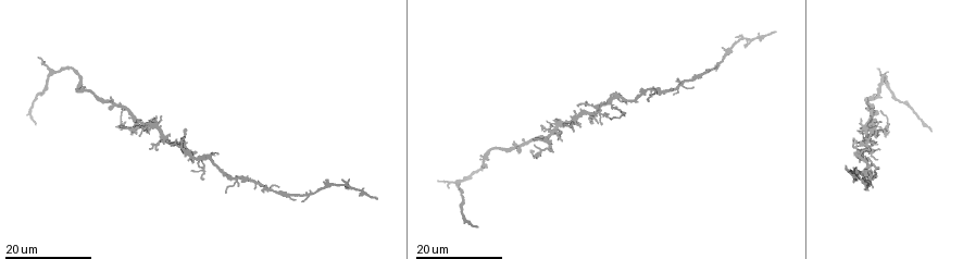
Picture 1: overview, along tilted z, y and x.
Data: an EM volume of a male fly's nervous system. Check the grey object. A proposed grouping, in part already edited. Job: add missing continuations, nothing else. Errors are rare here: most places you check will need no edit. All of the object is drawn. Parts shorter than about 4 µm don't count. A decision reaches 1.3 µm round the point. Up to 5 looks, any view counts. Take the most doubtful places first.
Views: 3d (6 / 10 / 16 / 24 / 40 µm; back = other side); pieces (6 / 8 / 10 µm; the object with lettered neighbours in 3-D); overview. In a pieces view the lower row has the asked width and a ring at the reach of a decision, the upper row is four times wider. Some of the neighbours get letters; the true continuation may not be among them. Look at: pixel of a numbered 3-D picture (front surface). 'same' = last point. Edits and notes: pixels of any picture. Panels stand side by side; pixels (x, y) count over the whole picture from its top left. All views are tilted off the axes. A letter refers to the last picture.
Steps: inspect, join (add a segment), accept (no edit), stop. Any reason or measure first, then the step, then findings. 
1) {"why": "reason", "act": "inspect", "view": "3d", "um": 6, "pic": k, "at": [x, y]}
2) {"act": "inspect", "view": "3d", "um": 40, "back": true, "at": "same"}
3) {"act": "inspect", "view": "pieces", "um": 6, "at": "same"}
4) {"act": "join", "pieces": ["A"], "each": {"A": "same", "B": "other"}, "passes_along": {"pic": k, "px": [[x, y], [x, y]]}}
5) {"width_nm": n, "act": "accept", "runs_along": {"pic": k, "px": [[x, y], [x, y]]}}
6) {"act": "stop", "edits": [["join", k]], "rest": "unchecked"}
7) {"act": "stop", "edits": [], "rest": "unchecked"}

{"why": "long arm stops here", "act": "inspect", "view": "3d", "um": 16, "pic": 1, "at": [930, 128]}

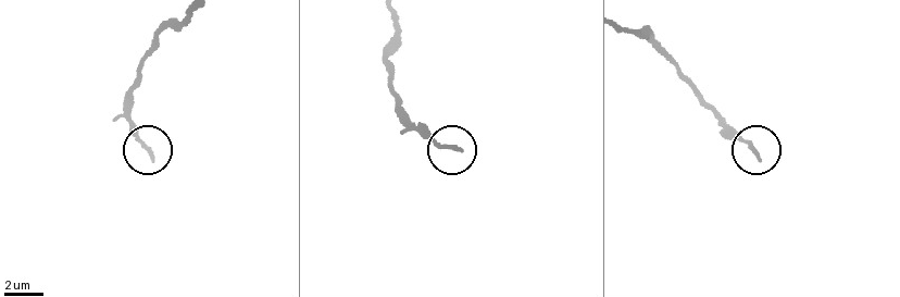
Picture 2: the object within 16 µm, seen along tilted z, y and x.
{"why": "see the neighbours", "act": "inspect", "view": "pieces", "um": 6, "pic": 2, "at": [461, 149]}

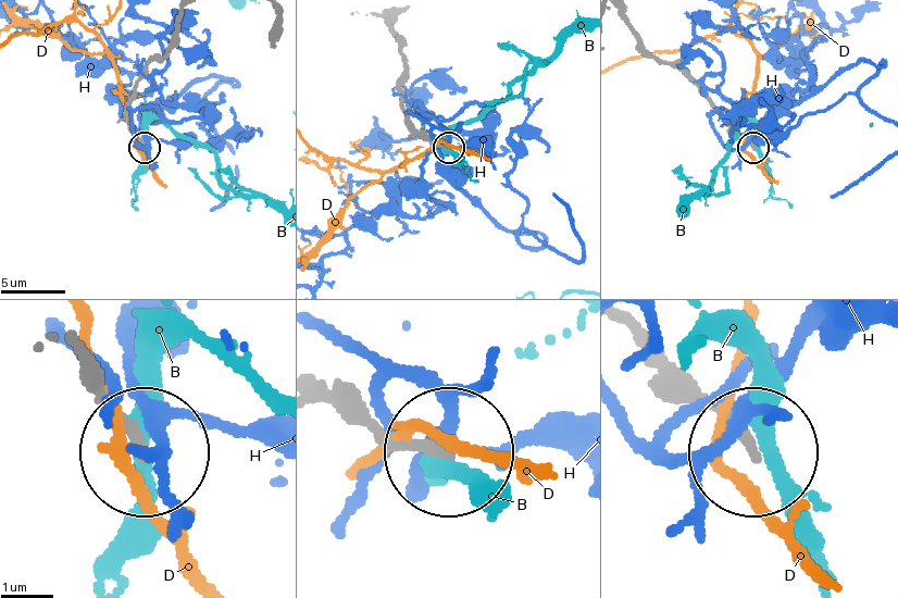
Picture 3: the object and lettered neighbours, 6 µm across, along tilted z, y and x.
{"act": "accept", "each": {"B": "other", "D": "other", "H": "other"}, "runs_along": {"pic": 3, "px": [[663, 366], [752, 447]]}, "found": "none of them fits"}

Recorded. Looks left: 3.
{"why": "long arm stops here", "act": "inspect", "view": "3d", "um": 16, "pic": 1, "at": [853, 183]}

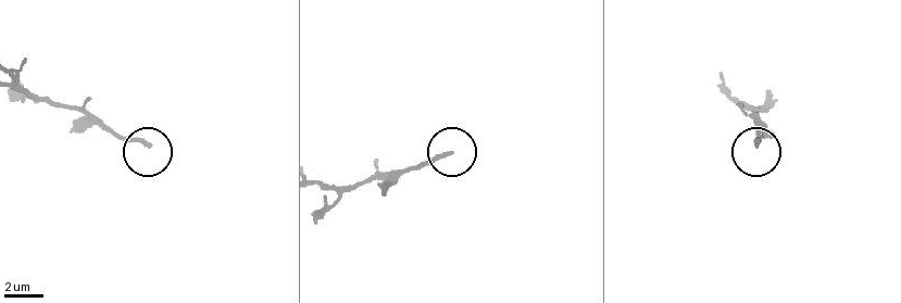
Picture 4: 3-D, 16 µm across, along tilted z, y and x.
{"why": "see the neighbours", "act": "inspect", "view": "pieces", "um": 6, "pic": 4, "at": [448, 151]}

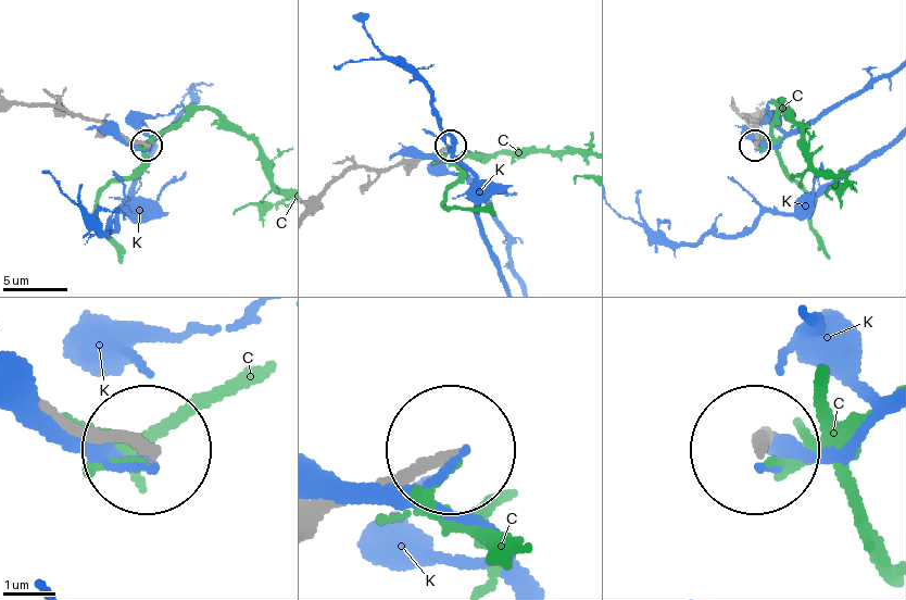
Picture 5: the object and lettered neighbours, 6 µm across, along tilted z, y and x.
{"act": "accept", "each": {"C": "other", "K": "other"}, "runs_along": {"pic": 5, "px": [[14, 104], [42, 104], [91, 117], [146, 146]]}, "found": "none of them fits"}

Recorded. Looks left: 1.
{"act": "stop", "edits": [], "rest": "unchecked"}

